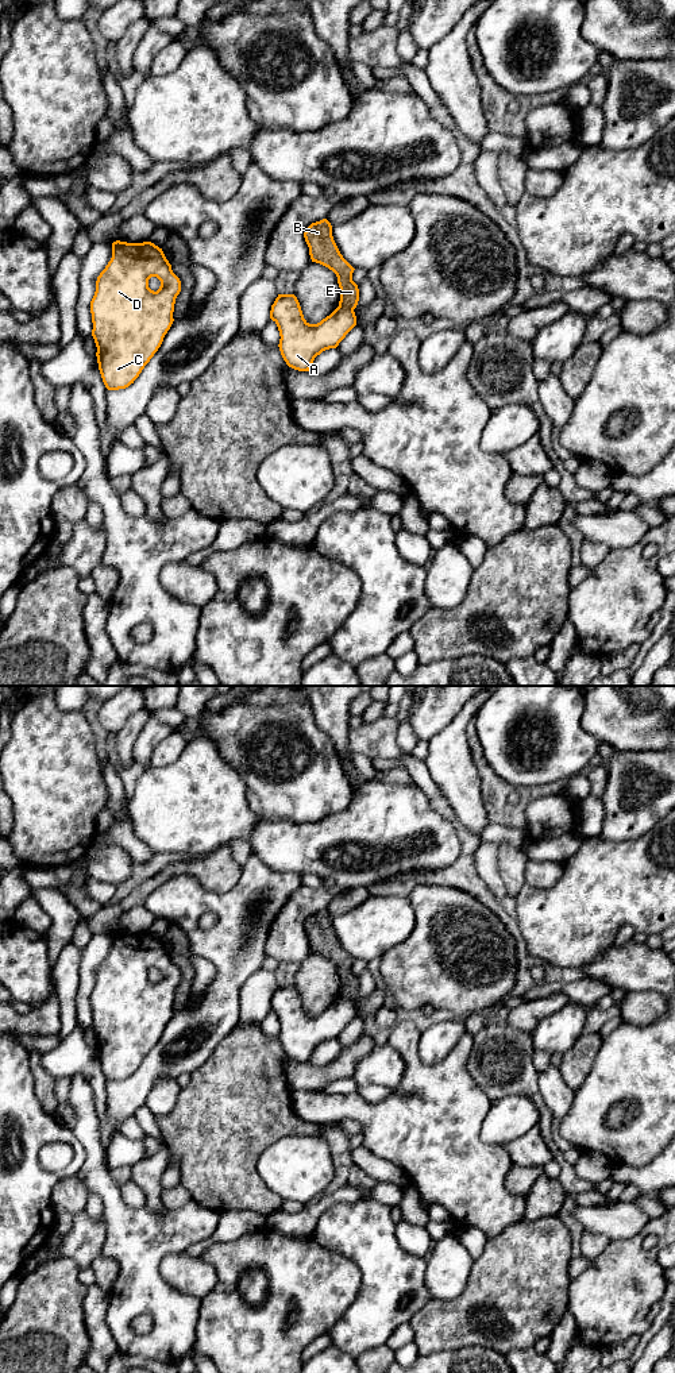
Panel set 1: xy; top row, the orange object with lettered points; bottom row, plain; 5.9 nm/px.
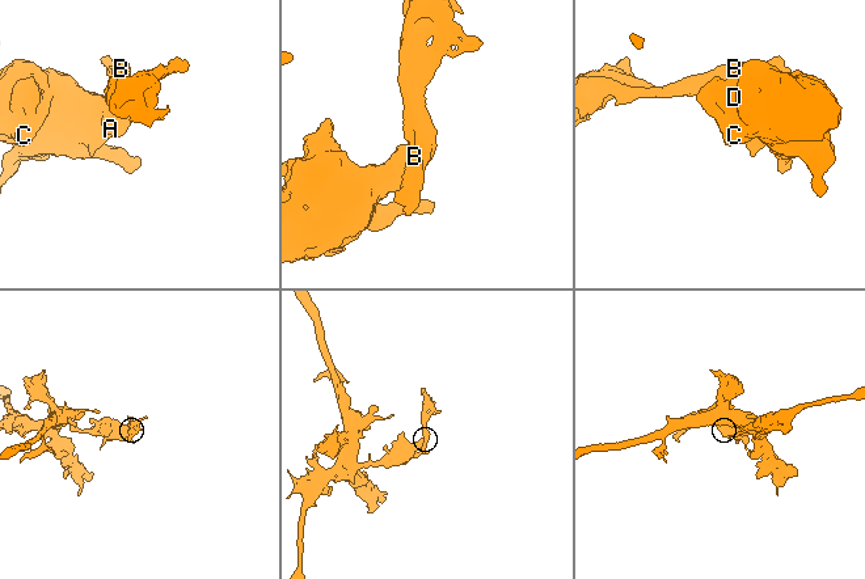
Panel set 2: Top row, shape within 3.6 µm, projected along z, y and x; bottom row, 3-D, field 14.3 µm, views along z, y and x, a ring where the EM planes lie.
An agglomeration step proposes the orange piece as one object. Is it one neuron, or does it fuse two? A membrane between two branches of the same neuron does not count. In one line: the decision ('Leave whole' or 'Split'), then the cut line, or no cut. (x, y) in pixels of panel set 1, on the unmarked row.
Split. Split along xy (339, 997), (353, 1001)

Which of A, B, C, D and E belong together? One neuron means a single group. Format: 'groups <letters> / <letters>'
groups A C D / B E

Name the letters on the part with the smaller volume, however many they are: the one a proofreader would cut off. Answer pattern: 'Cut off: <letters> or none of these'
Cut off: B, E

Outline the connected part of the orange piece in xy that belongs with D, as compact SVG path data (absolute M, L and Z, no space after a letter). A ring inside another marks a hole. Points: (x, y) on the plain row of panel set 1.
M151 933L112 934L112 949L97 968L90 992L92 1027L97 1038L99 1061L108 1081L126 1080L134 1075L158 1042L174 1013L174 995L180 983L181 972L173 964L162 940ZM151 968L161 972L157 983L148 979Z

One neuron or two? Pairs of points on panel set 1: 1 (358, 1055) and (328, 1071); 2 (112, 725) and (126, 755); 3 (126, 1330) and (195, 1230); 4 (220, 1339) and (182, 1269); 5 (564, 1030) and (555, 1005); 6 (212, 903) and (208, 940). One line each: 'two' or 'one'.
1: one
2: two
3: one
4: two
5: two
6: one

